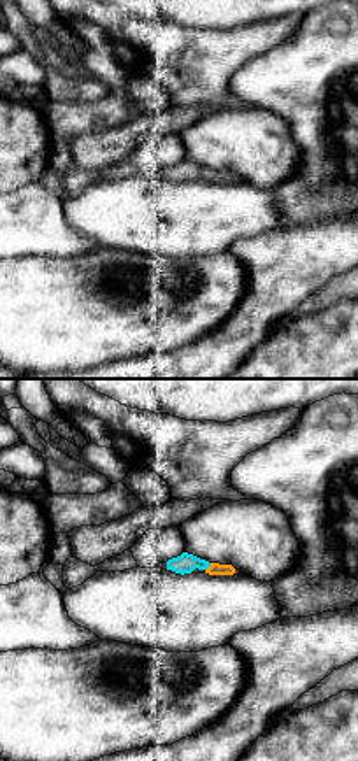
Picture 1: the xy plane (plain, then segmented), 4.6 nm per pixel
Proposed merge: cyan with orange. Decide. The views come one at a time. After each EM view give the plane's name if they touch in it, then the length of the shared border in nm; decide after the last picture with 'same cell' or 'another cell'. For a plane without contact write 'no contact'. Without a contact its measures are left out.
xy | 50 nm

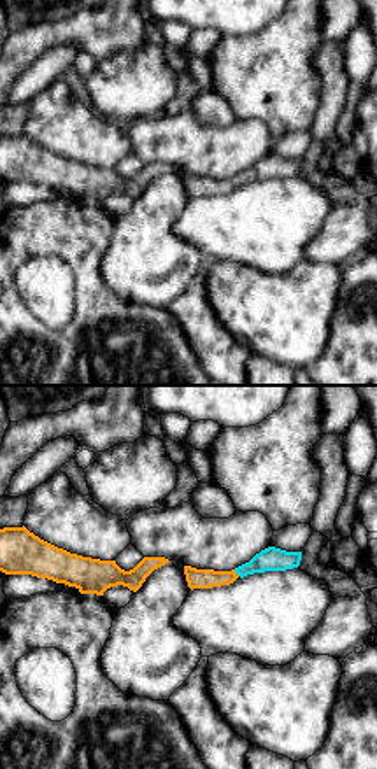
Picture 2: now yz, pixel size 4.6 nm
yz | 40 nm

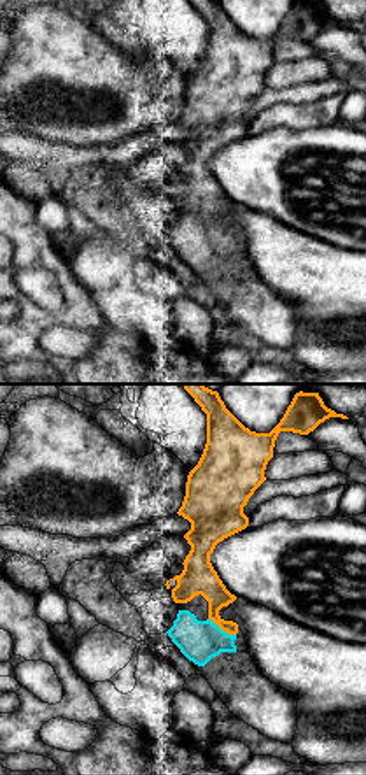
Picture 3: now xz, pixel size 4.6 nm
xz | 150 nm

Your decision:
same cell

